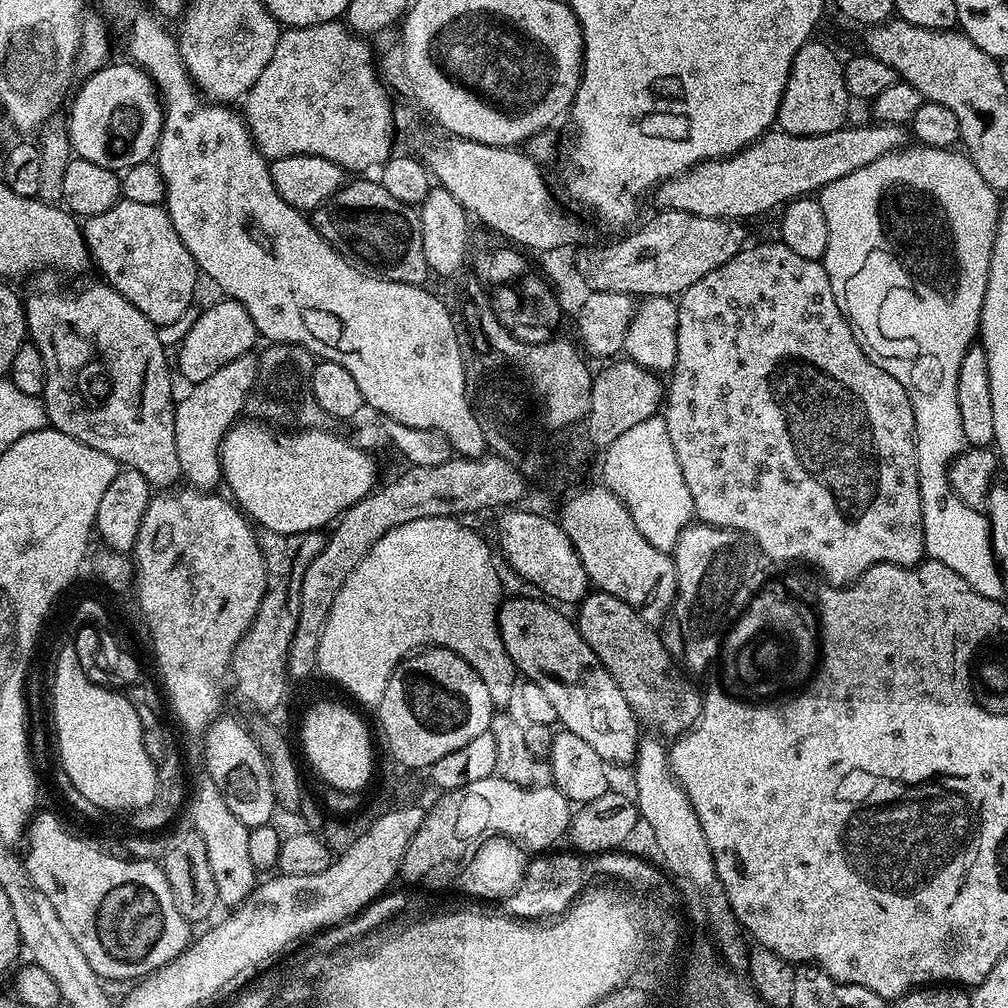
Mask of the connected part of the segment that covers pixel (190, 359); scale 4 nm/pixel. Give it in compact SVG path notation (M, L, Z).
M220 298L217 304L212 304L203 313L197 315L196 321L190 327L190 332L178 345L180 352L180 372L188 379L189 385L206 382L210 374L222 370L226 362L234 362L234 358L247 356L258 341L258 333L246 306L237 300Z

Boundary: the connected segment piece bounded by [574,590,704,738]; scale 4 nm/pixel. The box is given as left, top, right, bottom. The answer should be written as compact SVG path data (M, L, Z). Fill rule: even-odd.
M599 590L589 591L580 601L578 611L574 623L580 637L590 650L594 650L614 682L618 682L637 721L653 724L657 728L655 731L664 738L683 736L692 731L700 718L700 711L704 709L704 698L701 689L691 688L686 681L676 677L661 633L626 606L622 598L614 598L614 594Z

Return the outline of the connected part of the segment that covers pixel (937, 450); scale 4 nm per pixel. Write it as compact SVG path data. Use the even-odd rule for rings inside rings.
M905 146L899 152L891 152L878 162L870 162L870 166L862 166L862 170L854 170L854 174L846 174L846 178L838 178L821 188L818 199L822 206L822 214L826 214L826 231L830 238L826 241L826 254L823 258L824 269L830 278L830 286L834 290L834 298L844 311L848 323L856 329L861 341L871 353L872 360L890 378L898 378L906 390L914 410L914 426L916 427L916 457L918 458L918 486L922 498L922 526L924 527L924 551L927 559L942 562L942 566L950 566L958 578L966 578L973 590L978 590L982 598L1003 601L1006 590L1002 586L1000 567L996 565L988 517L978 510L970 510L962 498L950 494L948 487L948 467L959 452L964 451L964 435L962 434L962 417L958 414L958 366L962 366L962 358L966 350L977 339L980 331L980 315L982 302L986 298L986 282L990 274L990 258L994 250L994 238L1000 221L1001 197L978 174L978 166L963 151L952 148L926 148L923 146Z

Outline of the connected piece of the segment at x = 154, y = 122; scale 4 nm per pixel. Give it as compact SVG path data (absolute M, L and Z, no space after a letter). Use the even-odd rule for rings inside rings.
M109 62L97 72L91 73L80 89L75 89L72 100L72 113L68 116L66 131L72 144L72 151L86 162L94 162L94 166L106 166L113 170L123 170L130 166L138 166L138 162L152 160L156 155L156 147L164 125L164 105L160 103L160 93L156 83L148 73L135 62L115 64Z

